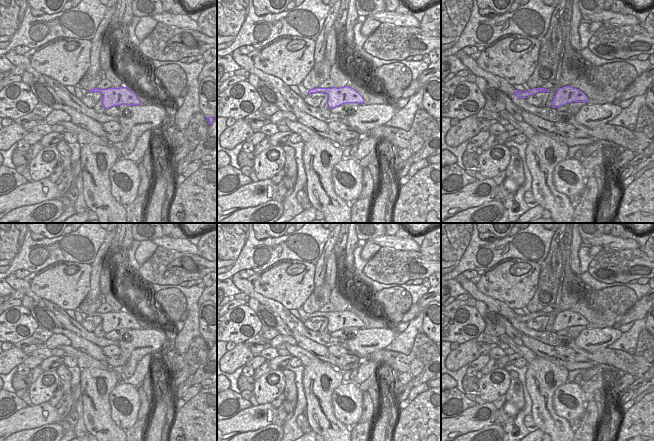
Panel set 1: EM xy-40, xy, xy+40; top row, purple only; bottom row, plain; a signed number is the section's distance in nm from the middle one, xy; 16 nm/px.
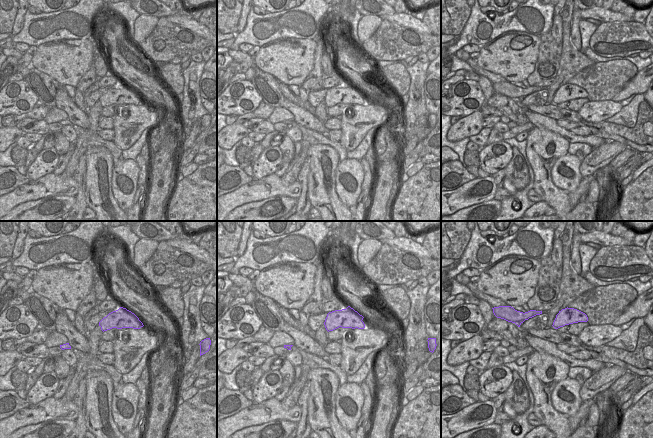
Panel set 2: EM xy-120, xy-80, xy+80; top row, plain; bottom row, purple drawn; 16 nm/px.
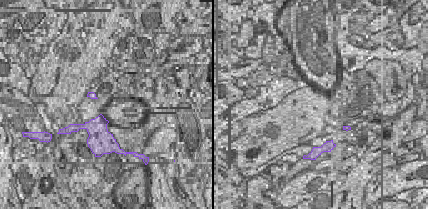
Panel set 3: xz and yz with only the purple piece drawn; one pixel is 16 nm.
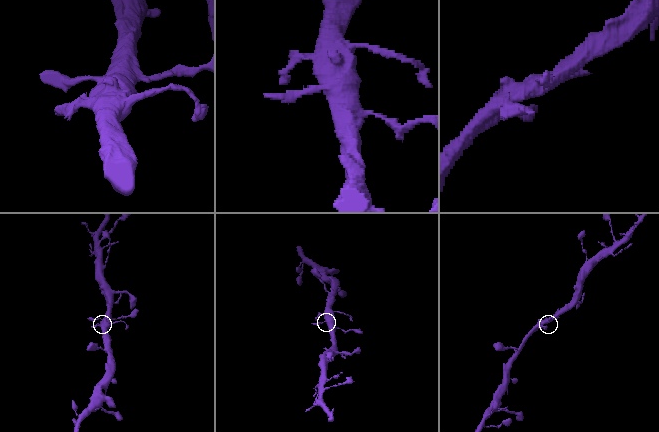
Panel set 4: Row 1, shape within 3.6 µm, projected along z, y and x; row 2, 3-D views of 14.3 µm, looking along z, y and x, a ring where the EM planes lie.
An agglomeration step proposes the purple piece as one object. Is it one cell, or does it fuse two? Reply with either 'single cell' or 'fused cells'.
single cell

